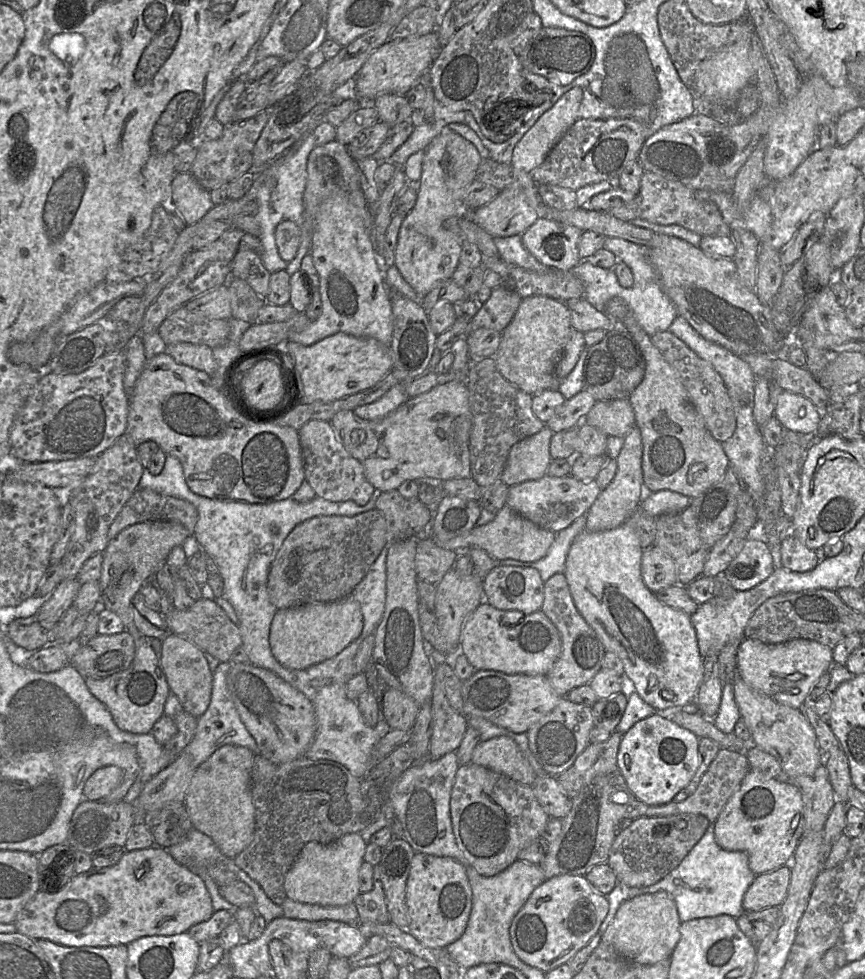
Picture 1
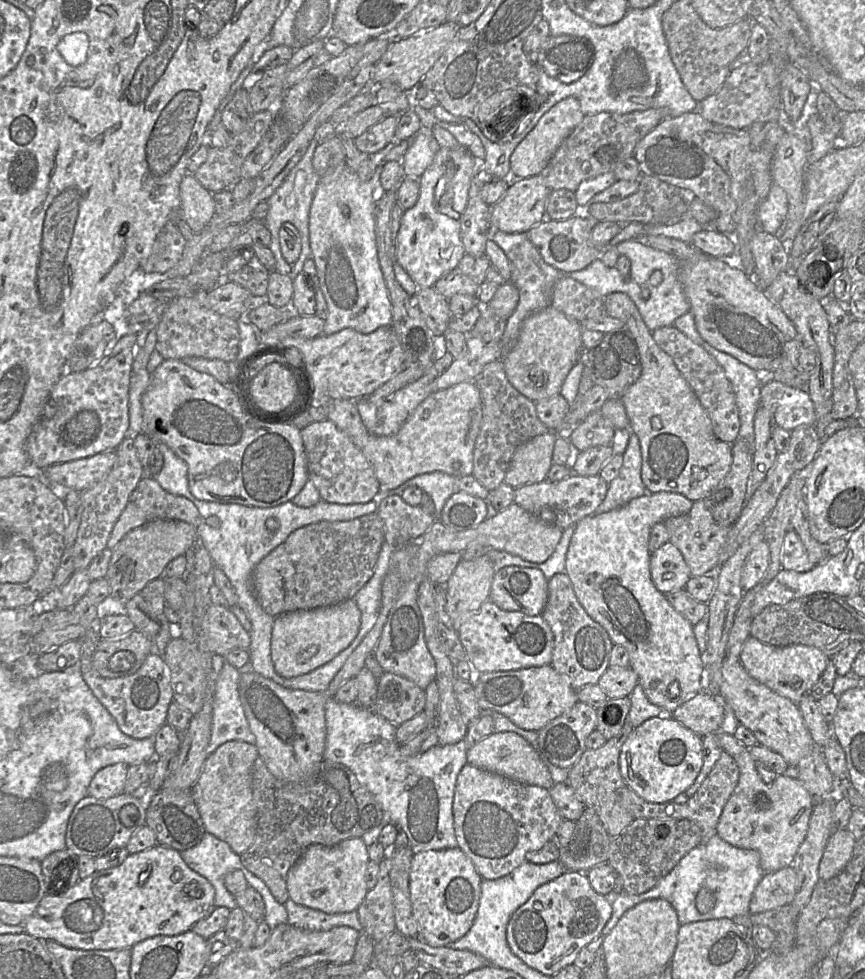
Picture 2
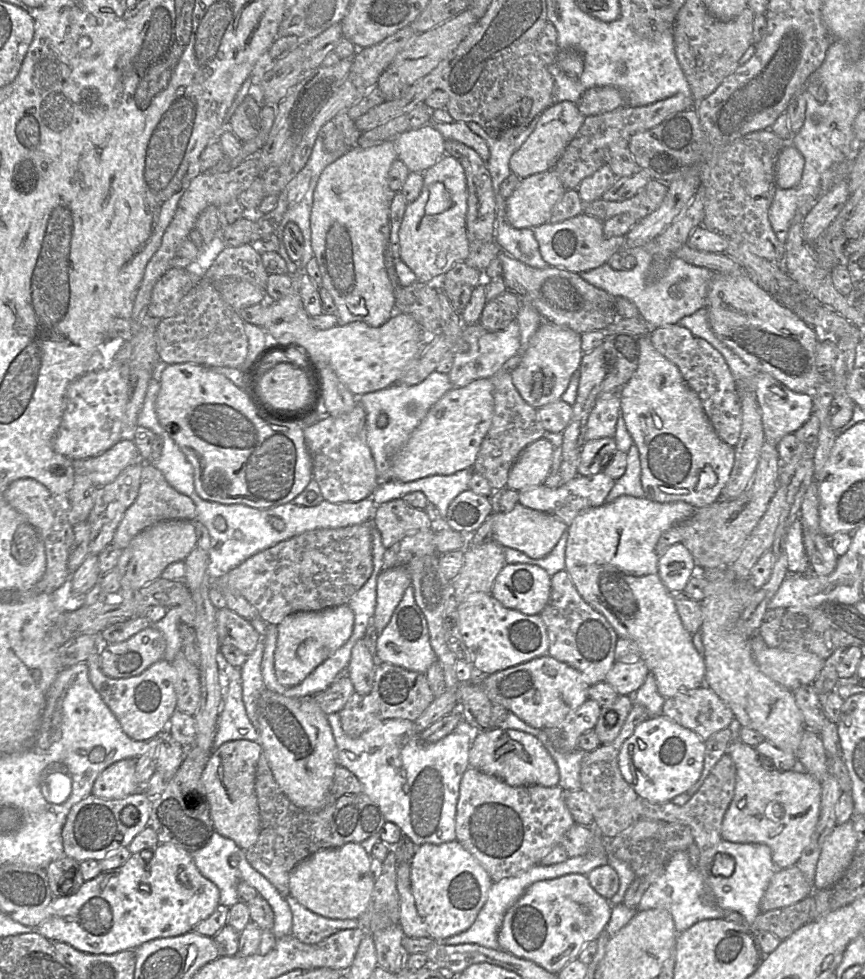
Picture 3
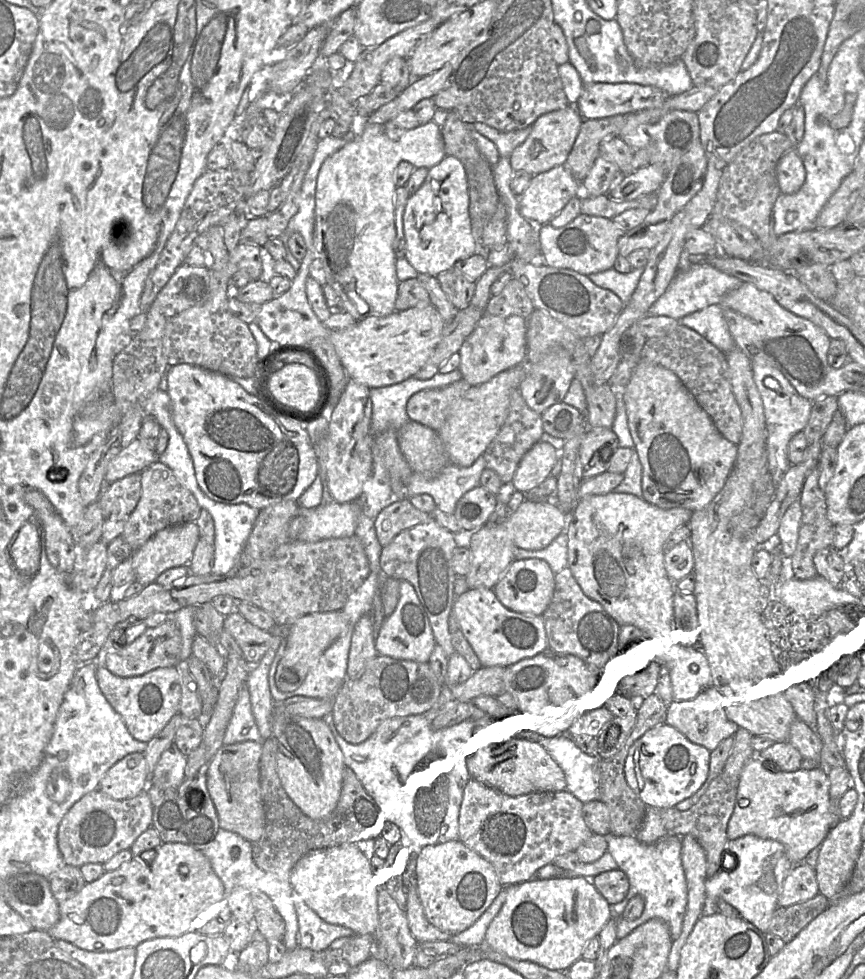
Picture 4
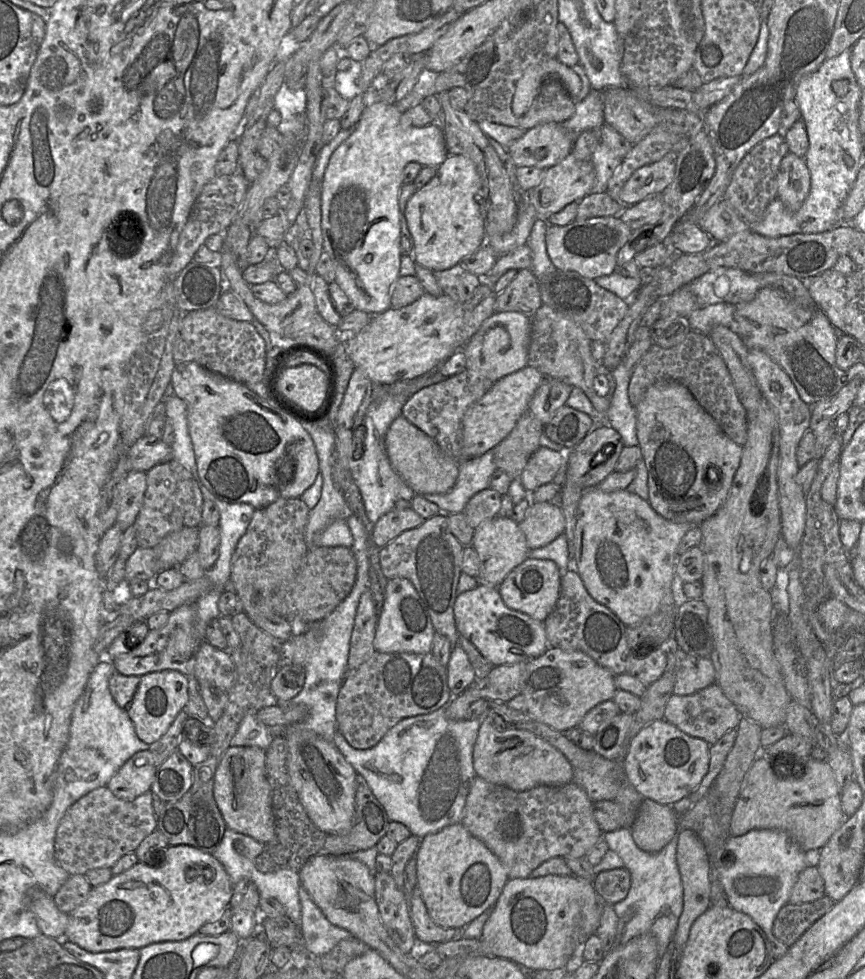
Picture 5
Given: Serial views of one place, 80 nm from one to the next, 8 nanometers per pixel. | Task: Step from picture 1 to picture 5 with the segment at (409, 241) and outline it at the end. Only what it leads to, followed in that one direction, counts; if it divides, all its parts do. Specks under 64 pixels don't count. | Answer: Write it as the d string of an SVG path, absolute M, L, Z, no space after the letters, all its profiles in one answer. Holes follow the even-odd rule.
M460 154L448 155L436 175L407 201L404 216L413 239L413 260L429 270L446 270L486 243L480 202L481 178L474 162Z

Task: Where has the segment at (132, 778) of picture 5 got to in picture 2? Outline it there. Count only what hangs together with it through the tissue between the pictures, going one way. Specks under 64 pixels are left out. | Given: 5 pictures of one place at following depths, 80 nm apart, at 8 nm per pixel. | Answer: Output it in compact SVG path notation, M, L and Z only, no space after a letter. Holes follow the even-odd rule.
M117 763L100 769L88 786L88 795L108 799L122 794L128 767L125 763Z

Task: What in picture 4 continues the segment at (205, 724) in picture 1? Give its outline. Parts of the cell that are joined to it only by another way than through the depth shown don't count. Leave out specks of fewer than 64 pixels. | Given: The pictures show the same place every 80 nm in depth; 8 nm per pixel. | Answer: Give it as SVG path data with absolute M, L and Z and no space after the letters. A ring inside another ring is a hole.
M243 686L238 693L232 716L223 737L223 745L231 745L245 741L261 744L264 741L252 714L247 686Z

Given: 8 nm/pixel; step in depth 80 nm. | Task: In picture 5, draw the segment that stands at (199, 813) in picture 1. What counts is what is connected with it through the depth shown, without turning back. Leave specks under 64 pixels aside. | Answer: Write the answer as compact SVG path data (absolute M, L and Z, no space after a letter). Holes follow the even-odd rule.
M255 746L228 747L216 767L213 796L227 828L267 844L274 837L271 790L265 774L265 751Z

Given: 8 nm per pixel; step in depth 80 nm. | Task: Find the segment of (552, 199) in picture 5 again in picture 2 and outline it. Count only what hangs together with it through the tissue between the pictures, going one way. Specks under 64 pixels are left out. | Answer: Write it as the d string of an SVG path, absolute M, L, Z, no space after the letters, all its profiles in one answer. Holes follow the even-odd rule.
M540 175L515 181L491 207L491 227L506 233L529 231L546 218L546 203L551 191Z

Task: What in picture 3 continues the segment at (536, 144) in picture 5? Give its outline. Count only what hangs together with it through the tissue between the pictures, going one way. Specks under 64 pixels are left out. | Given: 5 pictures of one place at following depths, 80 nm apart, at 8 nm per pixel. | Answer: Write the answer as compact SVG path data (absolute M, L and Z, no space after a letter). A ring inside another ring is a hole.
M562 101L548 107L541 113L532 133L520 148L512 154L509 160L511 171L523 179L553 169L584 120L585 116L574 102Z

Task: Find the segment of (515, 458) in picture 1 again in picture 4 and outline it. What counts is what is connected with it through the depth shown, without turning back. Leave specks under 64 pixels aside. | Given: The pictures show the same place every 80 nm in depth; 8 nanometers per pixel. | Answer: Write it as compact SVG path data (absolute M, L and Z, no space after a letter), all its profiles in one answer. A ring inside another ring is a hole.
M539 441L523 456L514 473L512 484L516 491L531 496L551 476L558 451L549 443Z

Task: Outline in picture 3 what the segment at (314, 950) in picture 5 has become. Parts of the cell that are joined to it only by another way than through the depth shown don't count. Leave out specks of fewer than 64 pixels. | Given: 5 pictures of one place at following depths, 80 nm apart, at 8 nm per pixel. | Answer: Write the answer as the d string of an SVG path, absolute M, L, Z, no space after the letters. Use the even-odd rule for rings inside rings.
M289 895L286 901L292 913L292 935L305 944L316 944L332 934L345 930L362 928L358 919L329 919L320 916Z

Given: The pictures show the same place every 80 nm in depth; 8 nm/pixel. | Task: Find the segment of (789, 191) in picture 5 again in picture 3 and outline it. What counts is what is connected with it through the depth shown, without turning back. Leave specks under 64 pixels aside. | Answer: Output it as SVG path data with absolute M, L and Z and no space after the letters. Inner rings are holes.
M791 143L779 153L775 165L775 183L781 189L797 186L802 178L805 160Z

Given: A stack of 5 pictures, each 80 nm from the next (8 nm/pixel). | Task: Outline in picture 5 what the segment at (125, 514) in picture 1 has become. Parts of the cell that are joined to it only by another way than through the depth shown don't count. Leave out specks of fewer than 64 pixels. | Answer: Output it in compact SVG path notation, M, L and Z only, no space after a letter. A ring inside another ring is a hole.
M175 460L160 463L146 473L146 490L140 511L134 521L134 529L138 547L153 548L170 533L184 528L199 527L202 523L203 494L198 477L194 477L190 471Z

